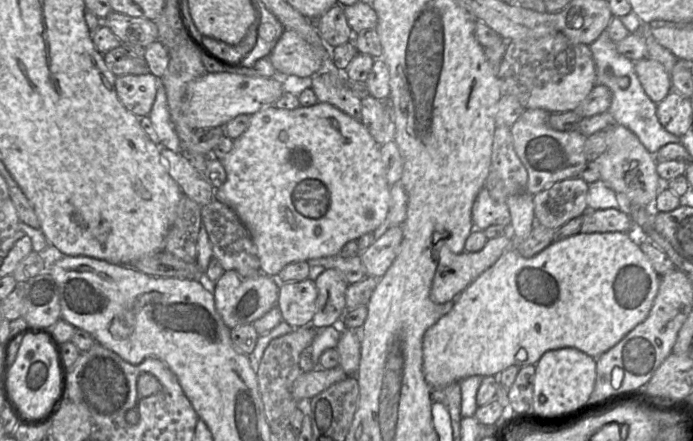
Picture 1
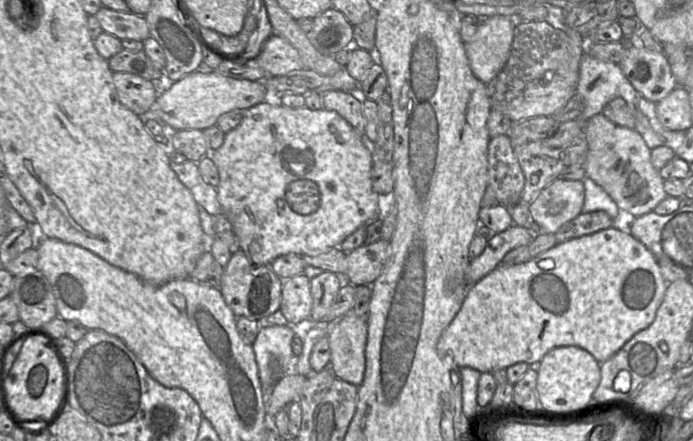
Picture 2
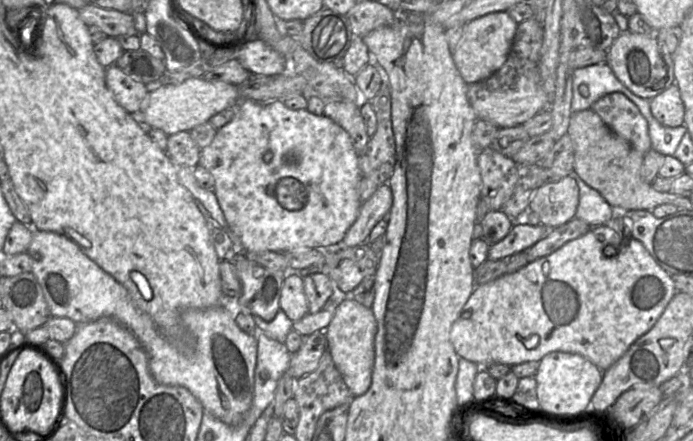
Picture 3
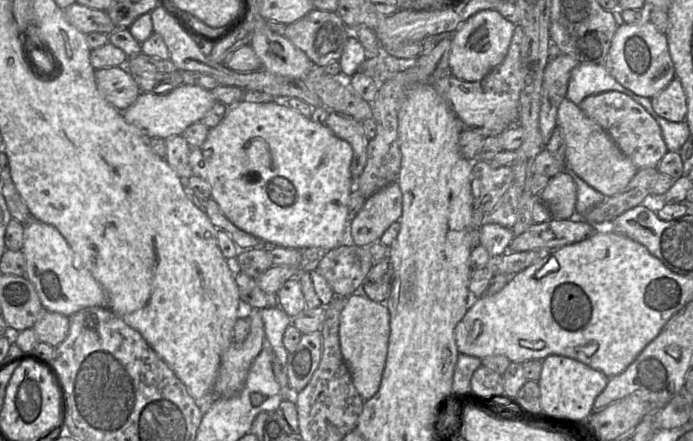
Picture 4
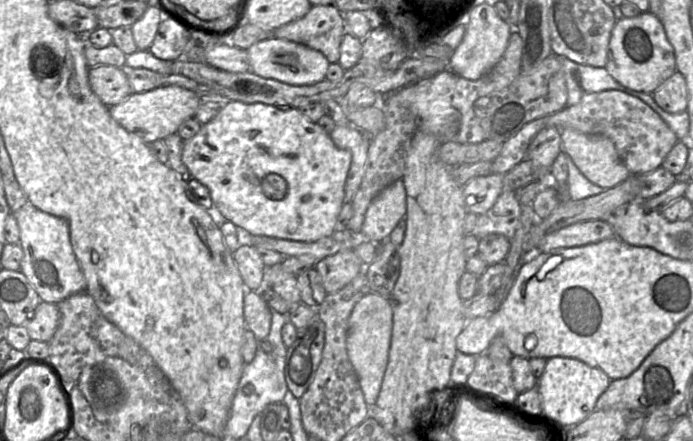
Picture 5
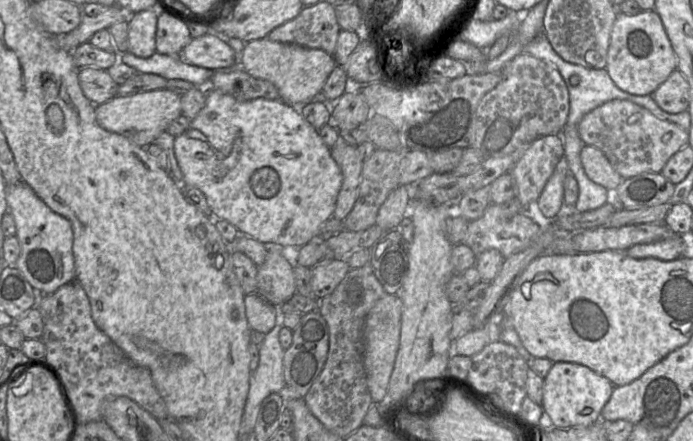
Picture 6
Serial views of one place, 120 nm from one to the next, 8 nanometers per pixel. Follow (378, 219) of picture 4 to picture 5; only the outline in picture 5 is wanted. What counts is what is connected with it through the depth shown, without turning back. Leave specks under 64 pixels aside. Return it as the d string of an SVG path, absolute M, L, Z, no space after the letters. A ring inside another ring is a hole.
M402 179L382 190L369 204L360 236L380 244L389 240L391 232L407 212L407 194Z

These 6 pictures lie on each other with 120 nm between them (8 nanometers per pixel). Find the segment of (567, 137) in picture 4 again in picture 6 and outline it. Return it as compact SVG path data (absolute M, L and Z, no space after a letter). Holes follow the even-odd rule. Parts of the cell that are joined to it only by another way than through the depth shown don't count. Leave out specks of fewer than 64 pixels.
M584 145L580 152L580 158L587 177L609 192L615 191L623 180L600 149Z

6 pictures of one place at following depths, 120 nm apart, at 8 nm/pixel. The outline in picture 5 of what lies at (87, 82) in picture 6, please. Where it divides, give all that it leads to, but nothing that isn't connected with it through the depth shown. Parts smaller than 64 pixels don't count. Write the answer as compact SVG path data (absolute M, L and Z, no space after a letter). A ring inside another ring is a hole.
M90 67L88 79L92 91L108 107L121 103L133 93L125 68L122 67Z

